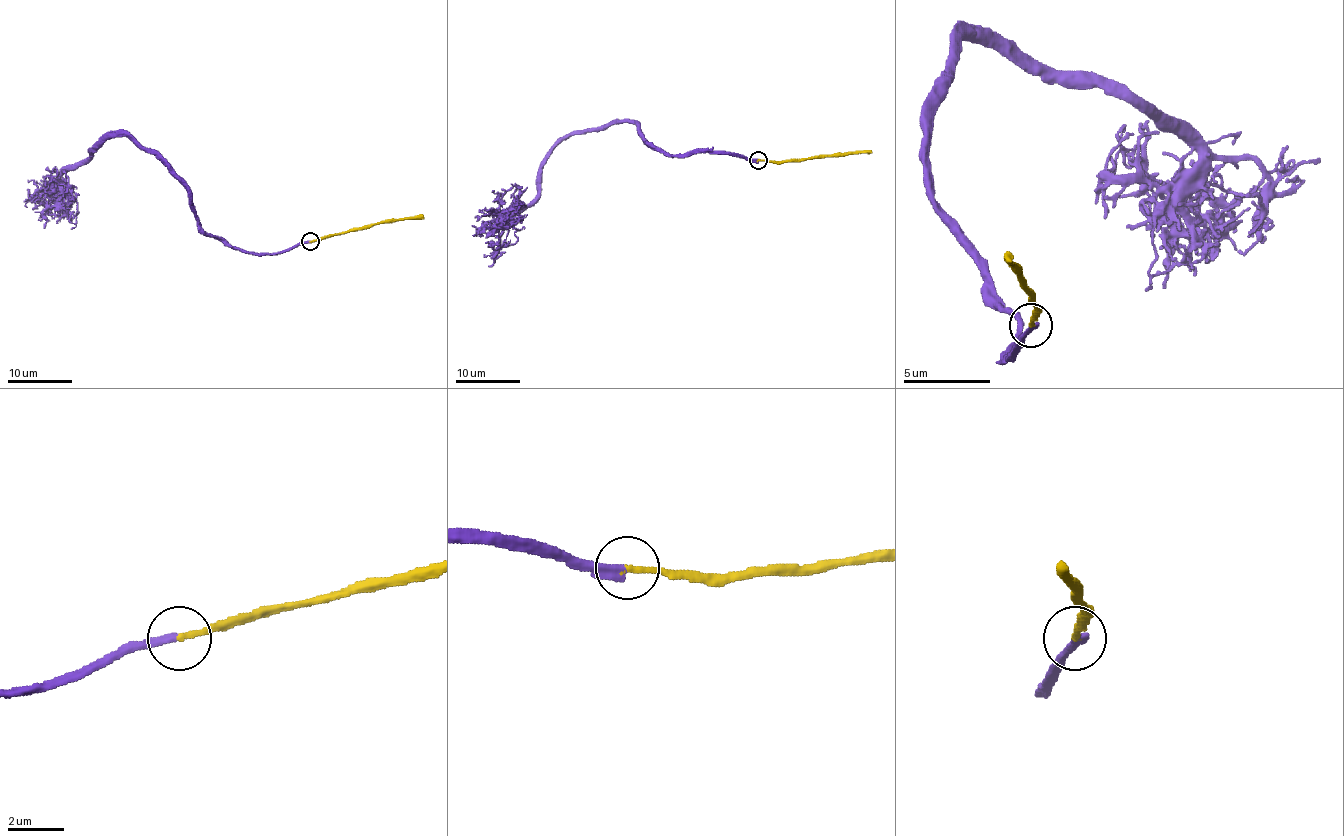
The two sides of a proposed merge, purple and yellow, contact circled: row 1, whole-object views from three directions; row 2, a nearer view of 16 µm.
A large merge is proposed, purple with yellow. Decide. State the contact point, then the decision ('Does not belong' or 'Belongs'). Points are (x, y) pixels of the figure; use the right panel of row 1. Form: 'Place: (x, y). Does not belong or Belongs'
Place: (1030, 325). Belongs

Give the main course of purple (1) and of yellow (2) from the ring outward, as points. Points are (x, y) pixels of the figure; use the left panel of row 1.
1: (310, 242), (244, 253), (209, 235), (183, 184), (126, 136), (108, 136), (52, 181), (55, 195), (76, 189)
2: (310, 242), (381, 223), (417, 219), (422, 215)

